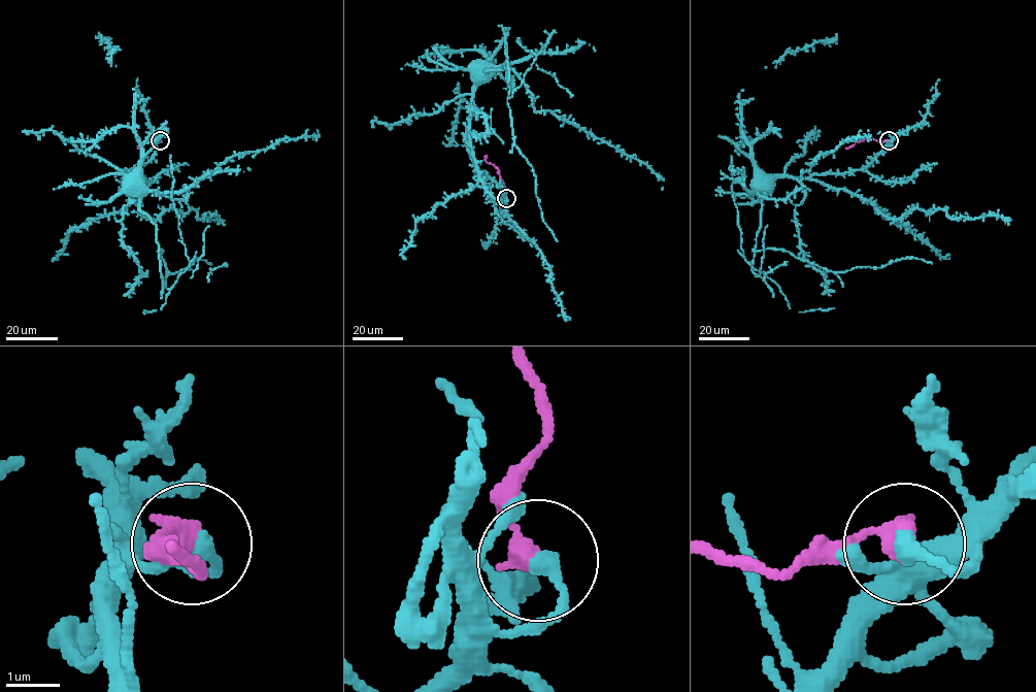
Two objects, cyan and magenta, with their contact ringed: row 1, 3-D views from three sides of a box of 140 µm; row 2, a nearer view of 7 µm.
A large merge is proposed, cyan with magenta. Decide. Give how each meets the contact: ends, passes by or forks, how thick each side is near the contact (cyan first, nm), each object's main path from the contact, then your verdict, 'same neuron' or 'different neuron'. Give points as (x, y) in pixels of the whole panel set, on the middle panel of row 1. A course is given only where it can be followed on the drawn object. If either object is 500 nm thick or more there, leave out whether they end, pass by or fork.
cyan ends; magenta ends; calibres 320 and 440 nm; course cyan (506, 198), (505, 201), (498, 185), (475, 165), (466, 141), (472, 87), (478, 70); course magenta (506, 198), (499, 170), (487, 162), (486, 156); different neuron

